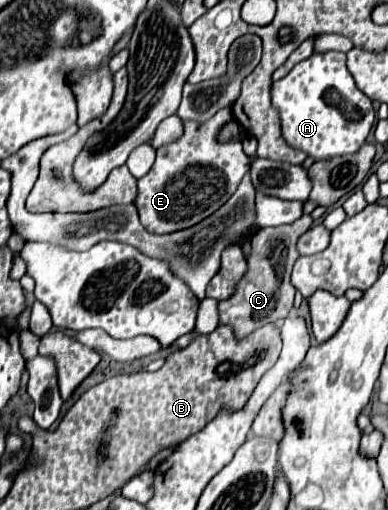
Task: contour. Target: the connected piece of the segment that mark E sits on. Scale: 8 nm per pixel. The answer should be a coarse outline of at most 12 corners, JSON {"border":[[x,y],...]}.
{"border":[[221,109],[157,149],[135,199],[147,231],[193,227],[237,191],[251,161],[219,143]]}

